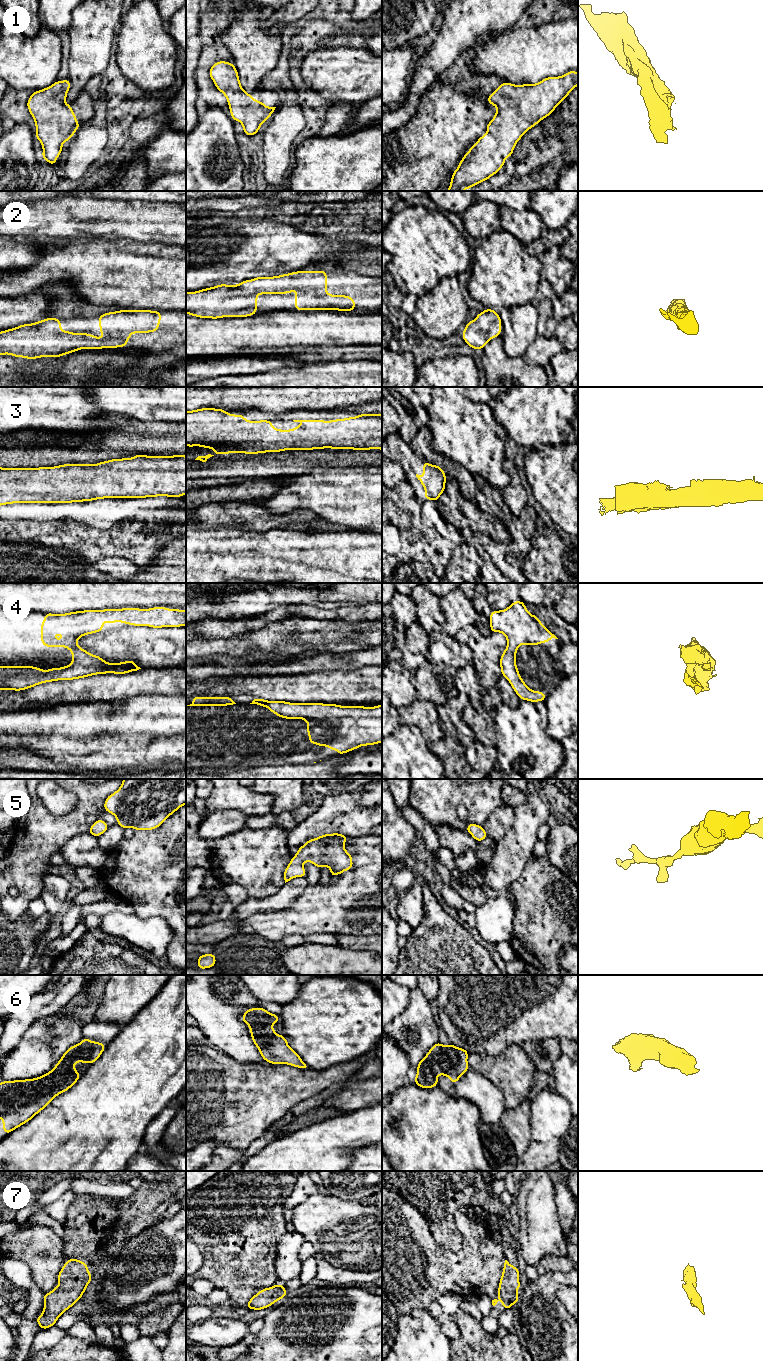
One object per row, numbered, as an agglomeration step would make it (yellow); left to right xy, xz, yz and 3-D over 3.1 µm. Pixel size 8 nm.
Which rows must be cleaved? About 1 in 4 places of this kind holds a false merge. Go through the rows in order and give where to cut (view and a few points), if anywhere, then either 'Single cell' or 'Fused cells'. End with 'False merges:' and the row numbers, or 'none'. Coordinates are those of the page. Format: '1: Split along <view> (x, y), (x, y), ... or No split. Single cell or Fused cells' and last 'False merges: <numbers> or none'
1: No split. Single cell
2: No split. Single cell
3: No split. Single cell
4: No split. Single cell
5: No split. Single cell
6: No split. Single cell
7: No split. Single cell
False merges: none

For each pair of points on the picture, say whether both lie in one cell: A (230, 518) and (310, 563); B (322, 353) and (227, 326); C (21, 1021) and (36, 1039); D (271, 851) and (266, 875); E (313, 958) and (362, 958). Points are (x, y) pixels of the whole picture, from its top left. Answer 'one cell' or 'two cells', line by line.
A: two cells
B: two cells
C: two cells
D: one cell
E: one cell

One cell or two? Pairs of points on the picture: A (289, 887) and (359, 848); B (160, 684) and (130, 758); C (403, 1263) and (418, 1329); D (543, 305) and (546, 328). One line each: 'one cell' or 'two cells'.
A: two cells
B: two cells
C: two cells
D: one cell

